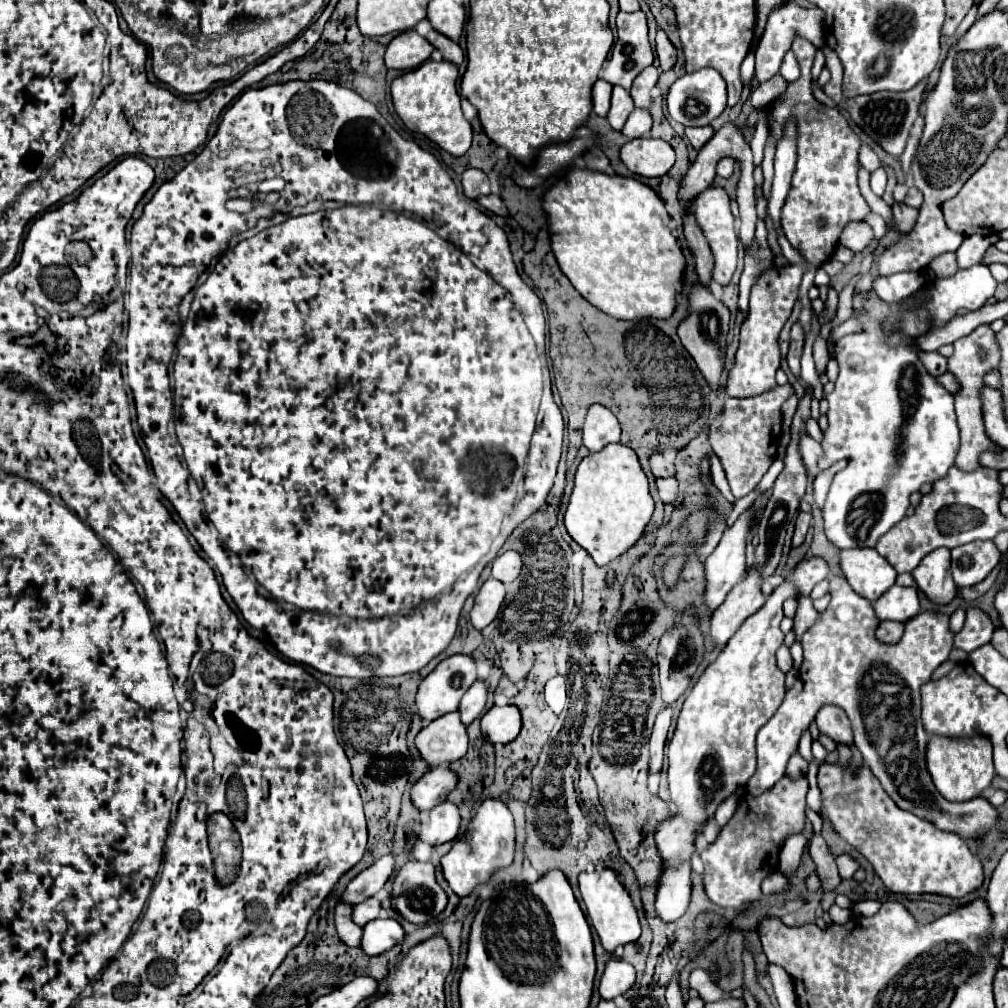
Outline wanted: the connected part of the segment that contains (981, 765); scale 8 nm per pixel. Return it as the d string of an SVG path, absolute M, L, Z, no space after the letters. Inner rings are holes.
M932 736L926 750L926 766L934 780L936 790L946 800L972 800L984 788L988 788L994 778L992 744L984 736L970 736L970 738Z

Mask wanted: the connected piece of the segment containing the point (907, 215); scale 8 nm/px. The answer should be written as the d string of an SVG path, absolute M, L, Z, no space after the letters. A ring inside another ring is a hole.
M896 202L892 206L892 214L894 214L894 230L902 232L902 234L906 234L908 230L912 230L914 220L918 218L918 210L910 208L910 206L902 204L902 202Z

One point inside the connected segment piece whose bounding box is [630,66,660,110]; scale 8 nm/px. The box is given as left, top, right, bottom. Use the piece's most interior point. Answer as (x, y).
(646, 80)

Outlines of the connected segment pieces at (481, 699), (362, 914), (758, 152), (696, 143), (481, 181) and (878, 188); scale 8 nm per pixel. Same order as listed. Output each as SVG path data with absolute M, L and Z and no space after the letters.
M474 682L468 692L462 696L460 702L460 720L464 726L468 726L474 718L478 718L484 710L486 704L486 696L488 696L488 686L486 682Z
M368 898L366 902L360 902L352 908L352 918L354 918L354 924L358 926L364 926L370 920L376 920L382 916L386 916L386 912L380 908L380 902L376 898Z
M762 108L758 110L758 114L760 114L760 120L758 120L758 126L756 126L756 132L754 132L754 140L752 140L752 148L754 148L754 164L756 164L756 166L762 164L762 158L764 158L764 144L766 144L766 136L768 136L766 114L764 114Z
M702 126L702 128L686 128L686 138L690 140L694 150L700 150L710 138L712 138L714 130L710 126Z
M470 168L462 174L462 192L466 198L470 200L476 200L484 194L490 194L490 182L488 182L488 176L482 172L482 170L476 170L476 168Z
M878 168L878 170L872 174L870 186L872 186L872 190L874 190L876 196L882 196L882 194L884 194L884 190L886 190L886 172L884 172L884 168Z

